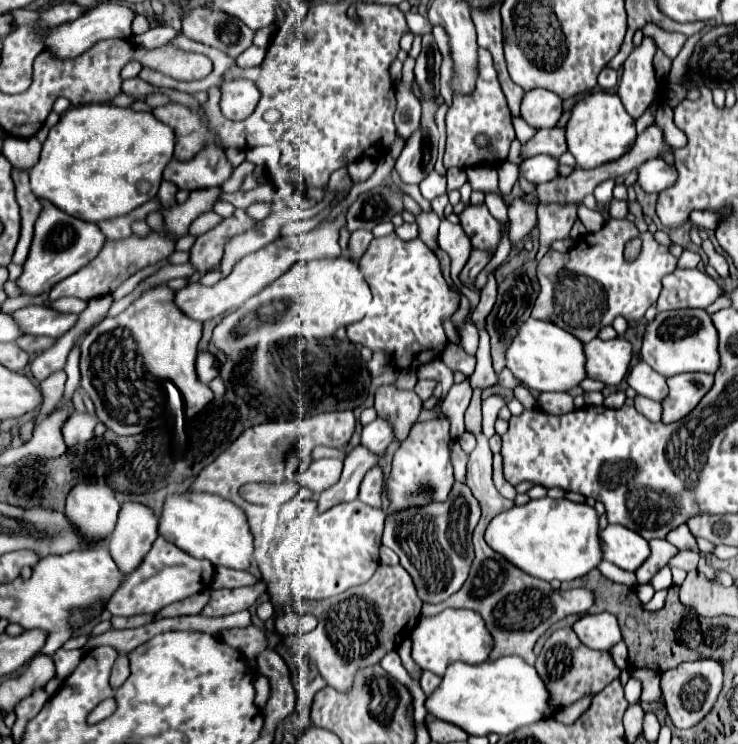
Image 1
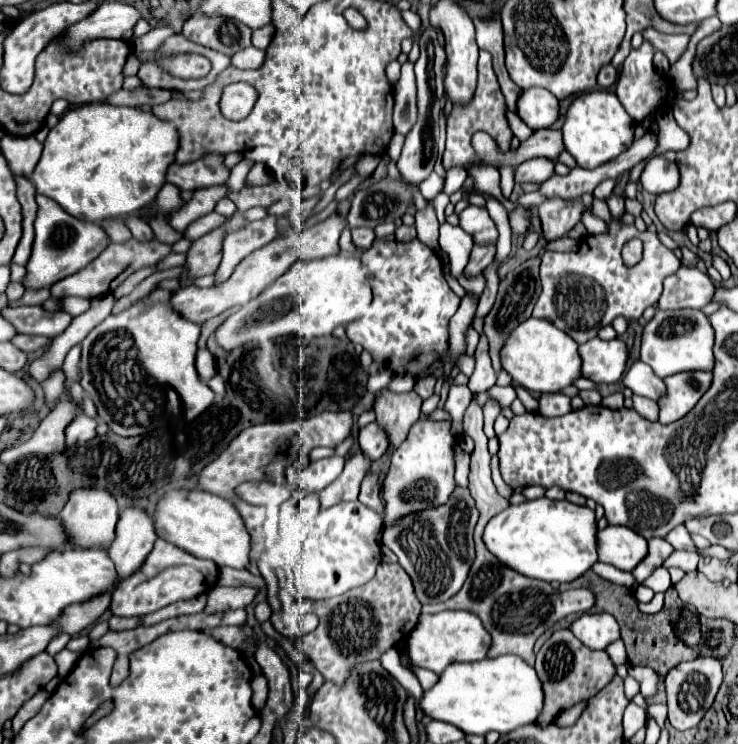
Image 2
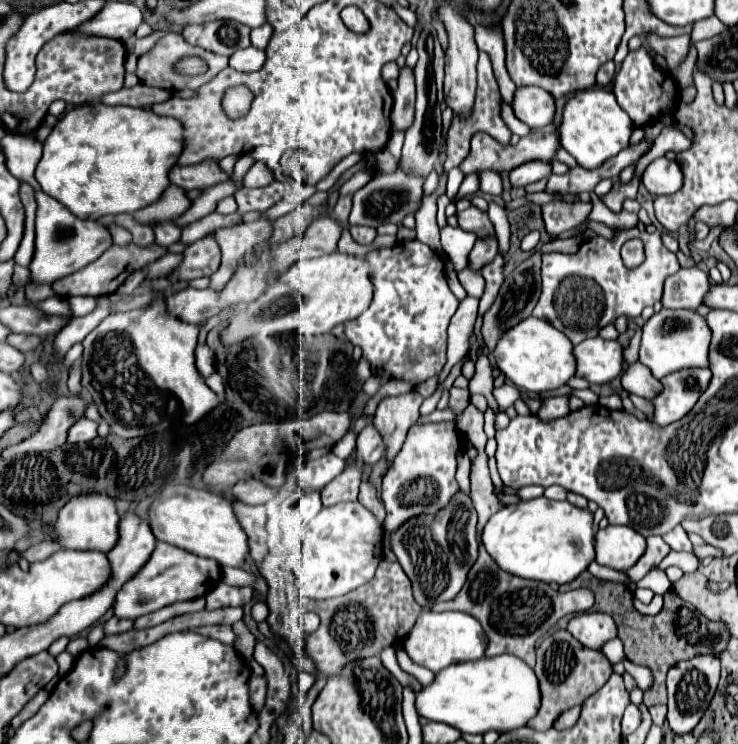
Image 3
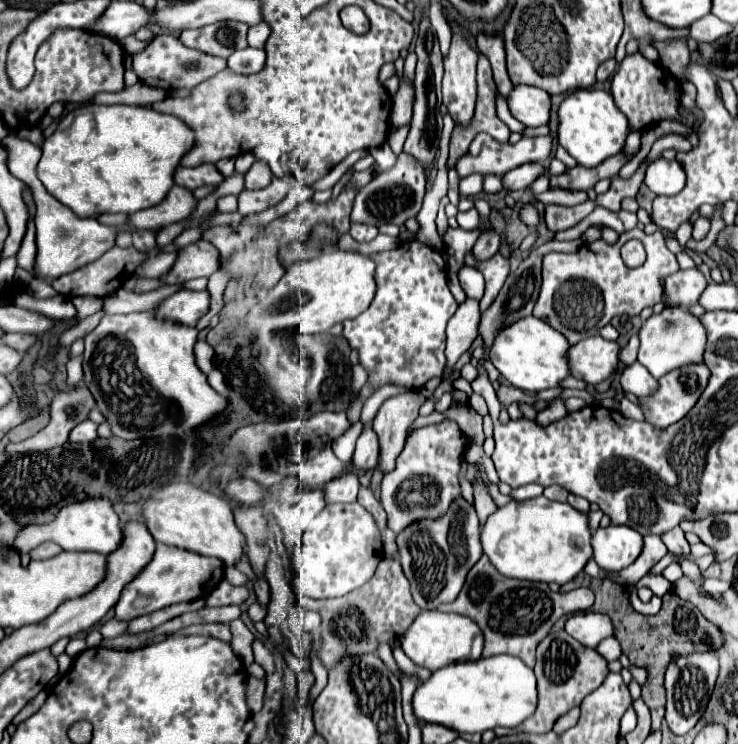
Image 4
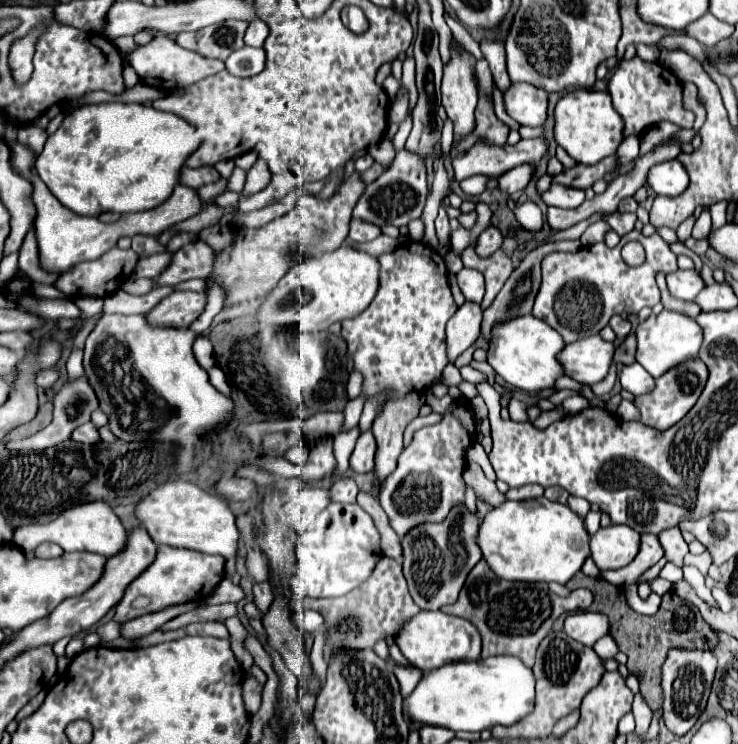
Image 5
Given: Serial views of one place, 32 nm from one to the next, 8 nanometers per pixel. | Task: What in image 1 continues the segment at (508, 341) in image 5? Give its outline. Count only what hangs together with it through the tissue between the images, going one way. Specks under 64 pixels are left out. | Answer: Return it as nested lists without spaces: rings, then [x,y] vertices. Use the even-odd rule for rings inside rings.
[[[530,318],[522,324],[516,340],[512,340],[508,348],[506,366],[522,382],[522,386],[534,392],[568,392],[580,386],[580,382],[588,376],[584,344],[556,324],[536,318]]]

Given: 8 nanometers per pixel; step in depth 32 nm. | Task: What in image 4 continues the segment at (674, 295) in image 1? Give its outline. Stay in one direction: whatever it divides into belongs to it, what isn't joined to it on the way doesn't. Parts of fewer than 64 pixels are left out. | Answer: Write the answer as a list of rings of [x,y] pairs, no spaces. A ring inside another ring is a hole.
[[[698,268],[690,270],[678,270],[676,274],[666,278],[664,294],[668,296],[668,304],[672,306],[694,306],[698,304],[702,292],[706,290],[706,278]]]

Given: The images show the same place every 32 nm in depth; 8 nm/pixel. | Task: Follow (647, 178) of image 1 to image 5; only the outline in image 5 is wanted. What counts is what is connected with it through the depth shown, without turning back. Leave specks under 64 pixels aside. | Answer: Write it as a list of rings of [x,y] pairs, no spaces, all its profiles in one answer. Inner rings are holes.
[[[678,160],[660,162],[660,164],[654,164],[654,166],[650,168],[646,184],[648,184],[656,194],[678,196],[678,194],[684,192],[684,188],[688,186],[688,174],[686,174],[684,166],[682,166]]]

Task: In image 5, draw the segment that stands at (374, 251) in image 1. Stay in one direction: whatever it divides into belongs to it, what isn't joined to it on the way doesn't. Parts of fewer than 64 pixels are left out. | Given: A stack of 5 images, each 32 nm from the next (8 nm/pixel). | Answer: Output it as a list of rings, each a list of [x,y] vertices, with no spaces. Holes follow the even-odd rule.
[[[410,240],[400,244],[398,250],[378,256],[378,262],[380,262],[380,280],[378,280],[380,286],[376,298],[360,316],[342,322],[342,336],[348,342],[354,366],[364,374],[366,394],[374,396],[384,388],[392,388],[394,394],[390,394],[388,398],[398,398],[408,392],[422,392],[434,378],[442,376],[442,370],[448,364],[444,328],[458,306],[448,286],[446,264],[442,256],[436,254],[430,246]]]

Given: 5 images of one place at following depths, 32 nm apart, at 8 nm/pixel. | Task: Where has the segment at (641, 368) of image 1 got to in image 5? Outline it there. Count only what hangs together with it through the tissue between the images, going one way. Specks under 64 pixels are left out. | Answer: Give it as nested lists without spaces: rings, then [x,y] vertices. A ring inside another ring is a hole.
[[[634,362],[630,366],[622,366],[620,384],[624,390],[632,392],[634,396],[642,396],[646,392],[652,392],[652,388],[656,386],[656,380],[638,362]]]

